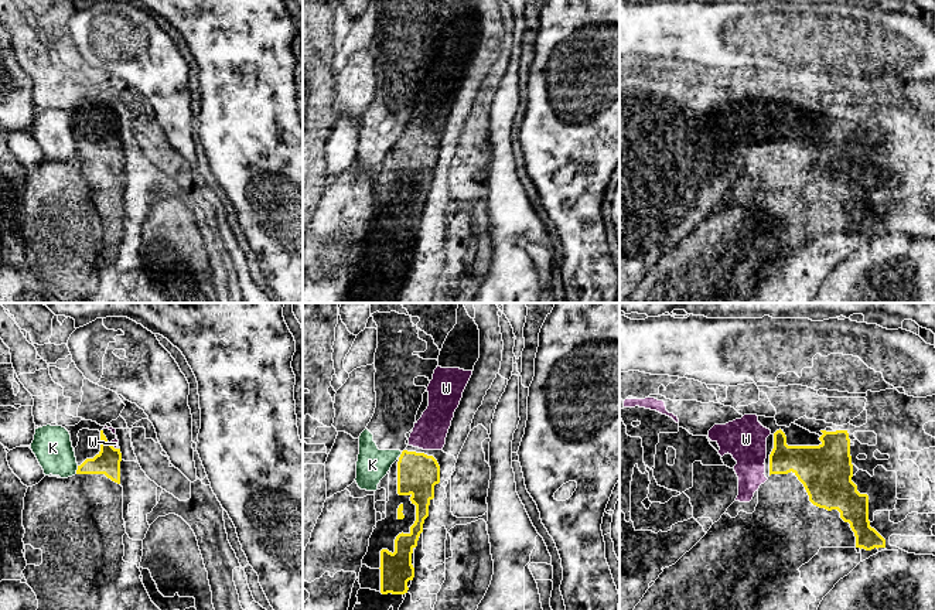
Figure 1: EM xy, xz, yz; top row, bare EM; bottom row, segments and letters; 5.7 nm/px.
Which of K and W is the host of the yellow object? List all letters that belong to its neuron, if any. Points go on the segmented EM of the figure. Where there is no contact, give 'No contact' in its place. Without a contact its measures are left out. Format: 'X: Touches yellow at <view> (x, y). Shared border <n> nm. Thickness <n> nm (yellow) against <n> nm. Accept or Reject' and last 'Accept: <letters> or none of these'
K: Touches yellow at xy (77, 470). Shared border 50 nm. Thickness 140 nm (yellow) against 220 nm. Reject
W: Touches yellow at xy (112, 446). Shared border 60 nm. Thickness 140 nm (yellow) against 50 nm. Accept
Accept: W

